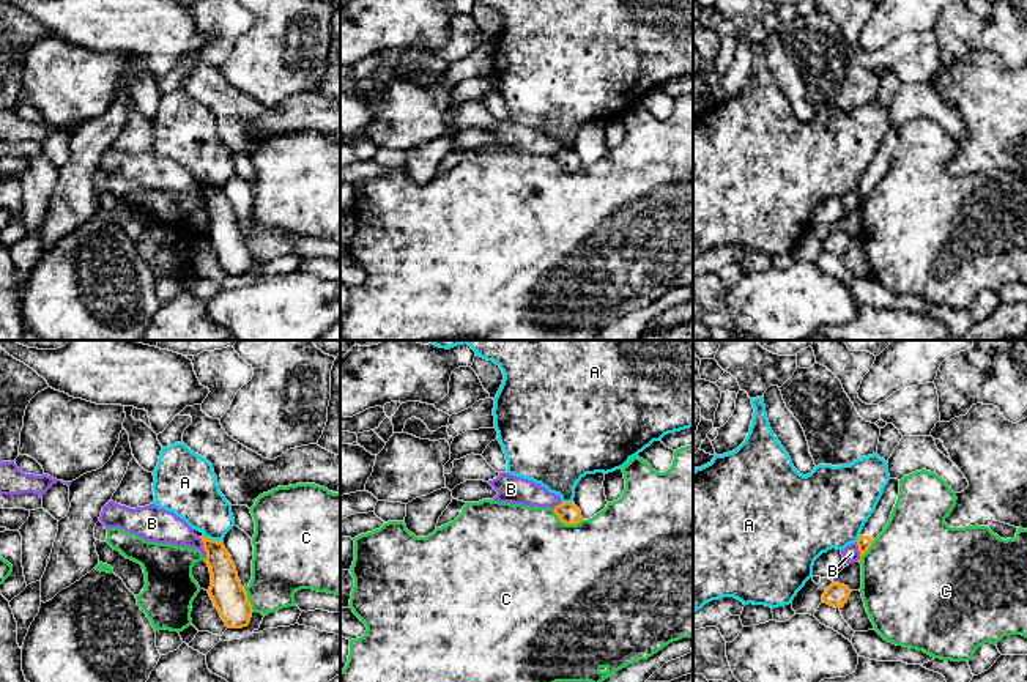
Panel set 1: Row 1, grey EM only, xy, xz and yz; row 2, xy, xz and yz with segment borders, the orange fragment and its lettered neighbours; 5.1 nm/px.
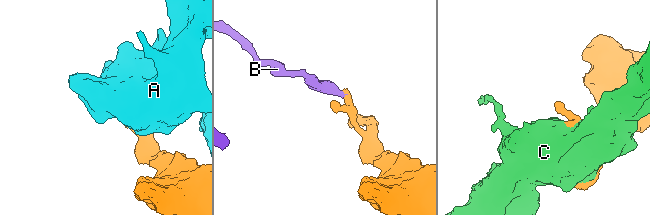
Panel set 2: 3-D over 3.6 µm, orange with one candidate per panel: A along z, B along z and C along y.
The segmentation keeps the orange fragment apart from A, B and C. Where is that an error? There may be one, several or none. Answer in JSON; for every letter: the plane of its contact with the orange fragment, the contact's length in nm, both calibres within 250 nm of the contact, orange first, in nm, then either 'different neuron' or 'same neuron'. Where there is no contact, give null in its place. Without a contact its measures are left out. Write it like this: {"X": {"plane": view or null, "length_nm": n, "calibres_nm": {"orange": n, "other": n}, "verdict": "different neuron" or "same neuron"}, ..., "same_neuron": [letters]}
{"A": {"plane": "xy", "length_nm": 100, "calibres_nm": {"orange": 160, "other": 260}, "verdict": "different neuron"}, "B": {"plane": "xy", "length_nm": 120, "calibres_nm": {"orange": 170, "other": 170}, "verdict": "different neuron"}, "C": {"plane": "xz", "length_nm": 160, "calibres_nm": {"orange": 110, "other": 500}, "verdict": "different neuron"}, "same_neuron": []}

